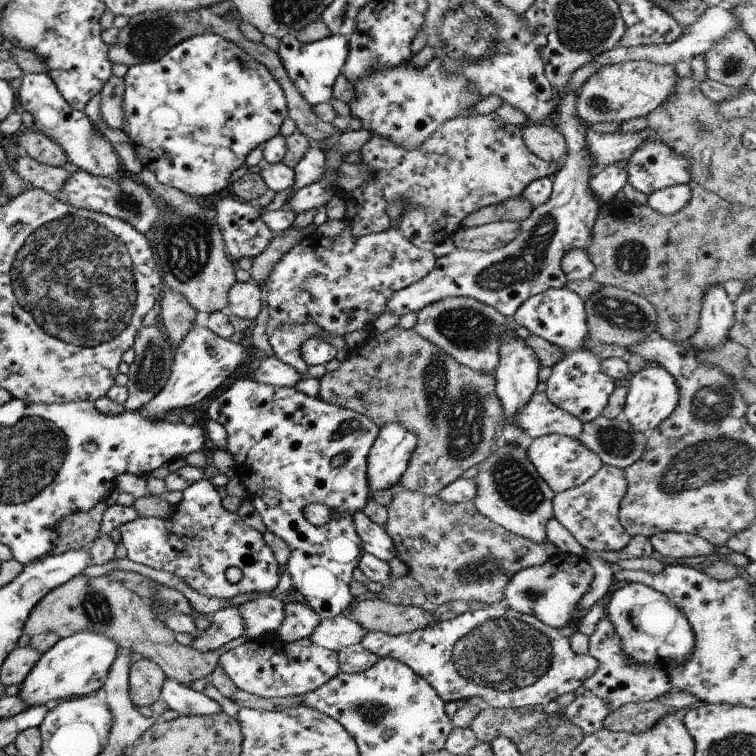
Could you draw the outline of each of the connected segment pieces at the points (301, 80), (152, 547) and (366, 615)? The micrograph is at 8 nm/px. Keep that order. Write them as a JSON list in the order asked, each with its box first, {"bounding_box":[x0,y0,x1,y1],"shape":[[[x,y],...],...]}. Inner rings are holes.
[{"bounding_box":[277,34,347,106],"shape":[[[330,34],[321,40],[301,44],[294,35],[282,36],[277,48],[277,56],[297,92],[309,106],[327,103],[331,97],[331,86],[342,74],[342,66],[347,58],[347,39],[344,36]]]},{"bounding_box":[117,478,279,598],"shape":[[[203,478],[189,487],[183,489],[181,491],[181,501],[174,506],[175,514],[173,514],[173,520],[161,520],[161,518],[155,517],[135,517],[132,521],[125,522],[125,524],[121,524],[121,526],[117,526],[118,532],[120,534],[120,542],[126,550],[126,558],[132,560],[133,562],[138,562],[139,564],[145,564],[145,566],[150,566],[151,568],[155,568],[159,571],[171,572],[175,576],[179,576],[185,582],[185,584],[189,585],[189,588],[197,591],[199,594],[203,594],[203,596],[213,596],[215,598],[230,598],[233,596],[233,593],[237,592],[258,592],[259,595],[269,594],[277,583],[279,582],[279,568],[277,568],[277,562],[275,562],[275,558],[273,558],[273,554],[271,554],[271,550],[267,548],[267,544],[263,542],[262,534],[253,530],[253,528],[249,528],[241,519],[240,516],[236,512],[229,512],[225,510],[223,506],[221,506],[220,498],[217,492],[217,488],[211,485],[206,478]],[[231,566],[238,568],[241,571],[241,578],[236,583],[230,583],[225,578],[225,570],[230,568]]]},{"bounding_box":[349,599,432,635],"shape":[[[384,599],[361,600],[351,608],[349,617],[368,631],[381,631],[388,635],[399,635],[425,628],[431,624],[432,613],[422,607],[391,604]]]}]

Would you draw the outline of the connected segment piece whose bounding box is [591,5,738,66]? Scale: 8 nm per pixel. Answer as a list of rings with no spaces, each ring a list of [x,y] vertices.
[[[720,5],[707,8],[695,22],[692,22],[687,28],[682,28],[682,33],[675,42],[671,44],[661,44],[661,46],[640,46],[623,48],[617,44],[607,52],[601,52],[599,56],[595,56],[591,62],[603,65],[611,65],[624,63],[633,60],[647,60],[653,64],[677,64],[677,62],[688,62],[693,56],[702,56],[717,40],[721,40],[729,30],[737,28],[737,20],[731,12],[727,12]]]

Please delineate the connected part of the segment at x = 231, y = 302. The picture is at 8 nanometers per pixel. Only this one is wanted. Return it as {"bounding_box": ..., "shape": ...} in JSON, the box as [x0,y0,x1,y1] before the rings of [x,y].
{"bounding_box":[225,280,261,320],"shape":[[[252,280],[235,282],[227,293],[225,313],[245,320],[254,320],[261,310],[261,300],[259,287]]]}

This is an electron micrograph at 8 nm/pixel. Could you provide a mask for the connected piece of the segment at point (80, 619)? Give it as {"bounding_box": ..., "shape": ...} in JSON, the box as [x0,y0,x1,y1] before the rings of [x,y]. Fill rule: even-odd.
{"bounding_box":[21,575,221,686],"shape":[[[77,575],[53,588],[29,612],[21,634],[32,636],[53,632],[60,639],[77,632],[93,632],[107,636],[119,651],[128,651],[135,658],[146,658],[161,668],[167,679],[189,686],[193,680],[209,676],[218,664],[221,648],[201,654],[190,646],[179,644],[174,632],[169,630],[147,603],[135,592],[129,592],[121,582],[107,575],[89,577]]]}

